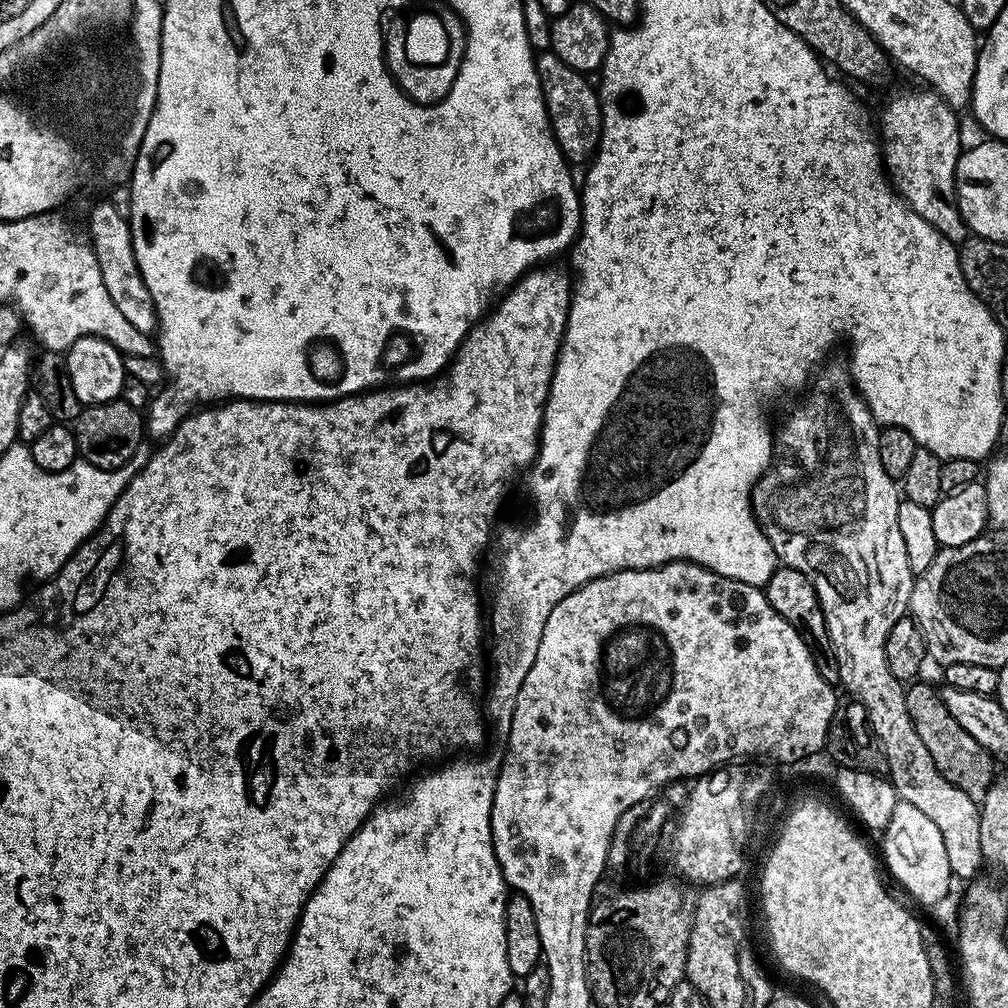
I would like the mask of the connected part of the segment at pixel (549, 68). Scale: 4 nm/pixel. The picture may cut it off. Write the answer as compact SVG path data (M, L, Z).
M544 50L536 56L536 73L542 86L544 105L548 111L548 121L561 152L569 161L591 161L600 144L602 114L597 89L588 85L589 77L574 70L550 50Z

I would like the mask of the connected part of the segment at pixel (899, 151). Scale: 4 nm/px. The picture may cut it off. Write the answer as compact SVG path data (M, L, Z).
M931 90L923 91L900 92L885 106L884 113L880 116L880 132L878 128L878 136L882 141L882 159L890 183L900 199L923 220L930 222L934 230L938 230L947 240L959 246L970 235L960 207L956 205L956 167L962 151L960 124L956 121L957 113L942 97Z

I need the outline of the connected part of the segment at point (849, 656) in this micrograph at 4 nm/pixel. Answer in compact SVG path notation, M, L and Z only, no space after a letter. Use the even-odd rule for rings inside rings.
M830 364L817 378L816 385L814 380L812 393L805 398L804 405L793 410L792 417L784 424L784 433L781 436L779 433L778 459L752 488L752 512L768 535L777 561L810 578L838 658L840 684L852 695L849 697L866 710L868 723L872 725L872 732L888 763L887 775L897 797L922 810L938 826L953 877L961 876L964 882L968 882L979 877L980 868L985 867L978 839L980 810L977 801L946 782L938 766L934 766L930 750L926 750L922 738L918 738L918 730L914 730L914 722L910 722L910 714L906 714L905 685L890 674L886 662L886 638L890 630L894 630L894 622L908 612L914 583L906 546L898 530L898 506L902 496L897 481L888 476L882 466L881 429L870 414L864 397L856 391L849 369Z

